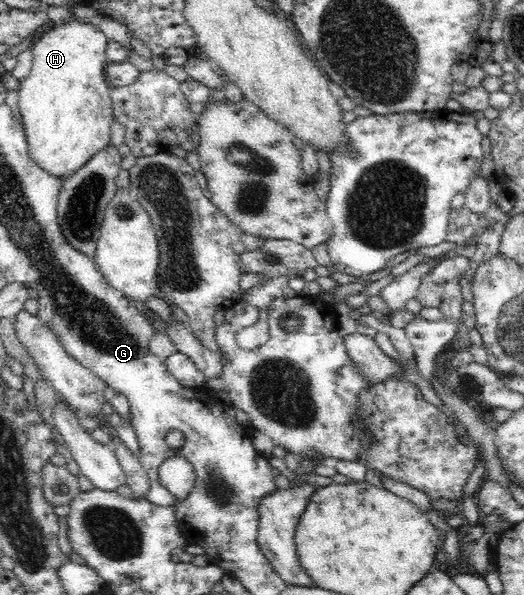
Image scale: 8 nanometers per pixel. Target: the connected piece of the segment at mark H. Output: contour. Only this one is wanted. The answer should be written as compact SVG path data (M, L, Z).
M74 19L70 23L53 24L50 30L38 36L38 41L31 47L33 63L27 77L20 82L17 104L22 115L23 133L30 149L30 159L46 174L66 180L110 143L110 124L114 116L112 87L105 78L108 42L98 27Z

